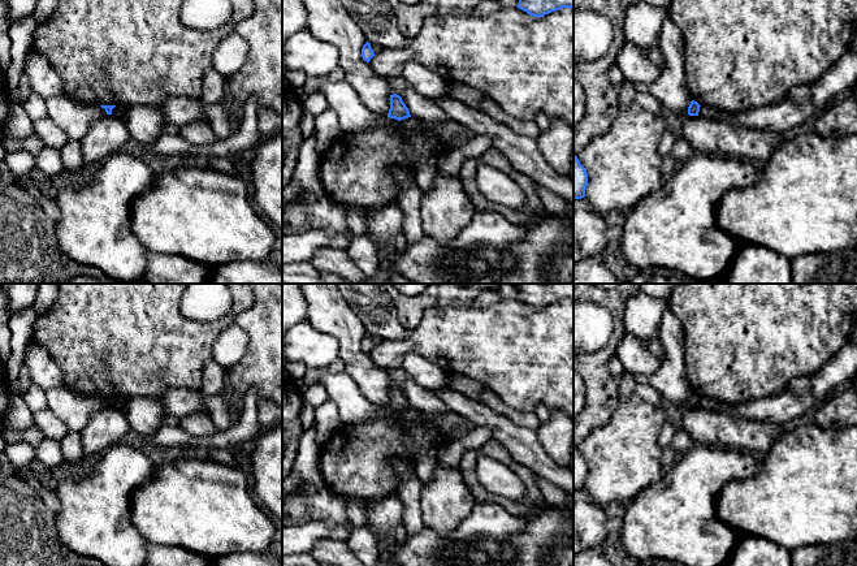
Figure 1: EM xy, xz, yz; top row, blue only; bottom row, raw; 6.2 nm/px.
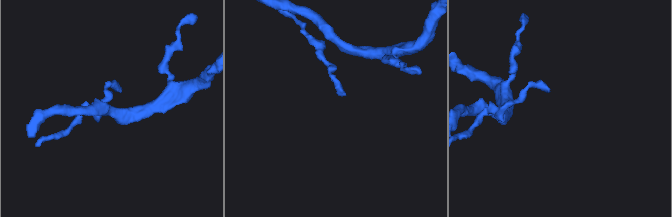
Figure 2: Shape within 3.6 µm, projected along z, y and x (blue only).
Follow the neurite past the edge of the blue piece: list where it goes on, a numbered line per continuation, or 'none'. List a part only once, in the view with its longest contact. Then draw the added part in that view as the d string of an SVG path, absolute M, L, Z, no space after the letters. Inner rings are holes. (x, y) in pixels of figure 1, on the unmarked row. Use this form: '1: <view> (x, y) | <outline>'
none

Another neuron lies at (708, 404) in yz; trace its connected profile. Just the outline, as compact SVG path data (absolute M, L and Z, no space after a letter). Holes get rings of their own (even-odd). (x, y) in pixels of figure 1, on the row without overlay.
M701 397L700 398L700 403L698 407L709 410L709 411L722 411L722 407L724 406L724 403L720 403L715 399L707 398L707 397Z

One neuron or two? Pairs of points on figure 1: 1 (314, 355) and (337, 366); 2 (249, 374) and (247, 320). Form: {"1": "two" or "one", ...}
{"1": "two", "2": "one"}

